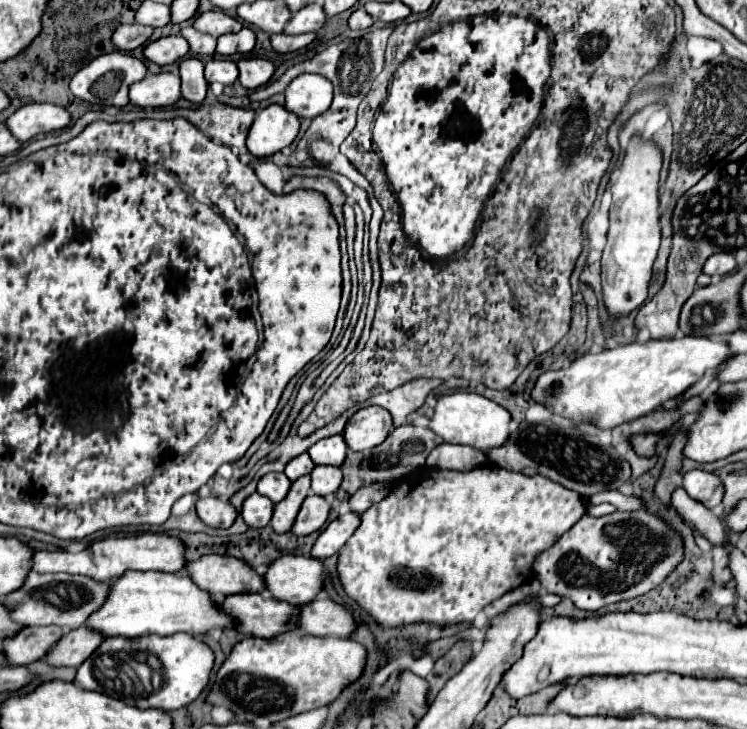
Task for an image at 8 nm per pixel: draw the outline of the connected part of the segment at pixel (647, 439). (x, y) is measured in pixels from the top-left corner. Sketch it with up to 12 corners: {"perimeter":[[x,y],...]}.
{"perimeter":[[634,435],[634,451],[638,455],[650,457],[656,453],[656,435]]}

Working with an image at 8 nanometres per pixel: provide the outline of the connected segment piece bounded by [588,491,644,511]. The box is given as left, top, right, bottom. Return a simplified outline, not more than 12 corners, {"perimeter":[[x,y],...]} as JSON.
{"perimeter":[[604,491],[588,499],[590,505],[602,501],[622,511],[642,509],[644,503],[620,491]]}

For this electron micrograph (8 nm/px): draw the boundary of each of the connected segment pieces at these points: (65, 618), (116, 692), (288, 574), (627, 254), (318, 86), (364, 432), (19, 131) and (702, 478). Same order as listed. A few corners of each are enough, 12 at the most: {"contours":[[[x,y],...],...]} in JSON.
{"contours":[[[30,571],[12,621],[78,629],[108,593],[90,577]],[[188,633],[106,637],[74,683],[170,711],[204,691],[212,649]],[[282,555],[264,583],[274,599],[304,605],[322,589],[318,559]],[[634,133],[612,185],[604,303],[648,295],[660,247],[662,149]],[[304,73],[286,87],[298,117],[318,117],[332,103],[332,83]],[[378,405],[358,409],[342,435],[352,451],[386,439],[390,413]],[[28,103],[6,127],[18,141],[64,129],[70,113],[60,105]],[[700,471],[684,473],[682,487],[708,509],[720,505],[720,477]]]}

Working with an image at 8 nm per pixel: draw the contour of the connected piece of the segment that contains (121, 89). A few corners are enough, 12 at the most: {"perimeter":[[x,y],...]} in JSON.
{"perimeter":[[114,51],[72,77],[88,103],[122,107],[146,75],[140,59]]}

